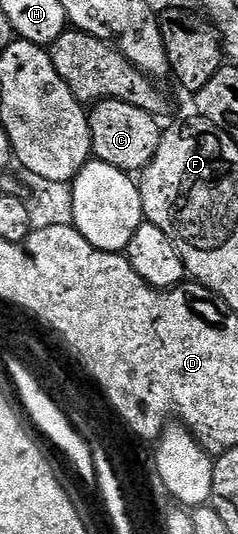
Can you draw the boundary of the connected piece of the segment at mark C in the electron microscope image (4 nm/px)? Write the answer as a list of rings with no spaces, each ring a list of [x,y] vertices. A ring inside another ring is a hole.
[[[103,98],[101,102],[93,103],[89,120],[93,157],[97,161],[127,172],[141,172],[157,158],[164,130],[158,127],[159,119],[147,110],[136,108],[124,100]]]

